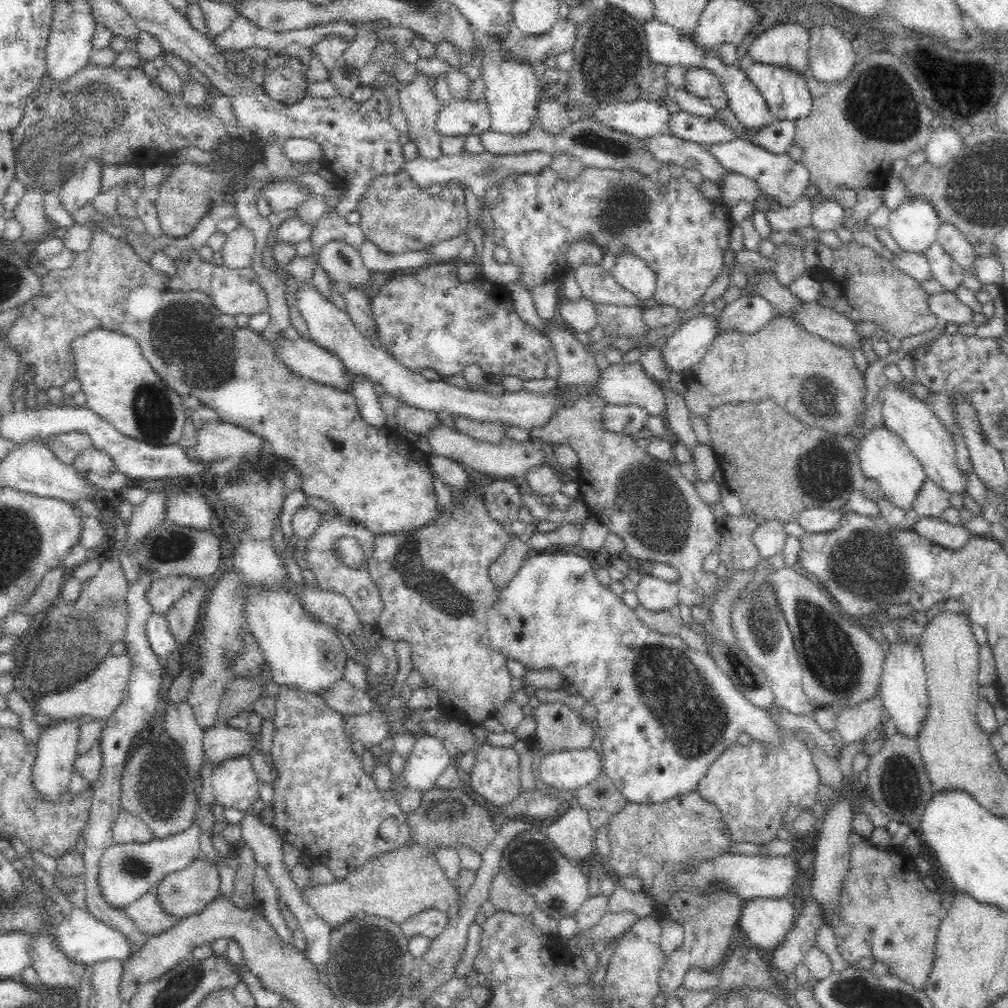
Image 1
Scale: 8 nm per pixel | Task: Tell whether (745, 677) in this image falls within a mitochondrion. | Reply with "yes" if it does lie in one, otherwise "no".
yes

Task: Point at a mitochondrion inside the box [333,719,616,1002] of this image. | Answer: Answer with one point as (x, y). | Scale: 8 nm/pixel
(368, 961)

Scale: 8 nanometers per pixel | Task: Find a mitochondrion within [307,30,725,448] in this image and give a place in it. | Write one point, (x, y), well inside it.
(623, 209)

